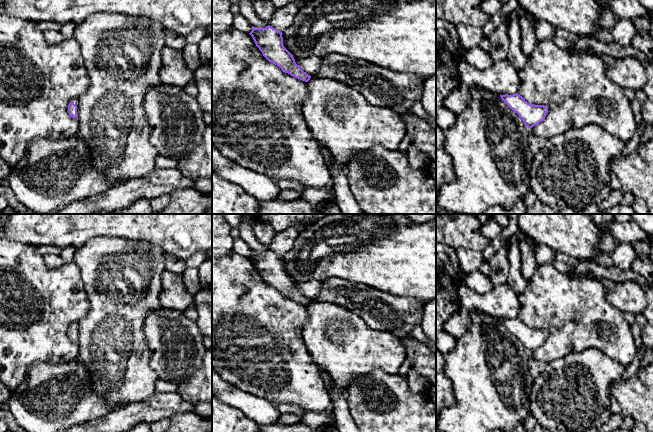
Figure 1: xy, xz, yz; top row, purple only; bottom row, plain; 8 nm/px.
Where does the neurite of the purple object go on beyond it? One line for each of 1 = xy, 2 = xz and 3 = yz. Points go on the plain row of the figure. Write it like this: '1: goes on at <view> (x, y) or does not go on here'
1: goes on at xy (76, 324)
2: does not go on here
3: does not go on here

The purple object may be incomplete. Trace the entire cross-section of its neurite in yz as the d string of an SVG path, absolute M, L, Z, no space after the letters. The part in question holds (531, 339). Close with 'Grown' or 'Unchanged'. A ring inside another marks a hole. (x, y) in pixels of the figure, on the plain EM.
M518 317L500 319L500 321L502 325L519 339L528 352L532 352L542 346L548 336L547 330L530 328Z. Unchanged

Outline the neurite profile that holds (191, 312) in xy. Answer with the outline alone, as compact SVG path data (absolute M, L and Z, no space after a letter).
M192 304L189 306L184 314L186 315L187 318L189 318L192 321L197 321L198 319L198 314L197 314L197 309L196 309L196 304Z

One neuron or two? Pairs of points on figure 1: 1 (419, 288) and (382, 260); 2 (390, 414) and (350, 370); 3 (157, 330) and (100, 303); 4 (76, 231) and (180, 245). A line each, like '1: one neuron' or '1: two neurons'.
1: one neuron
2: two neurons
3: two neurons
4: one neuron

